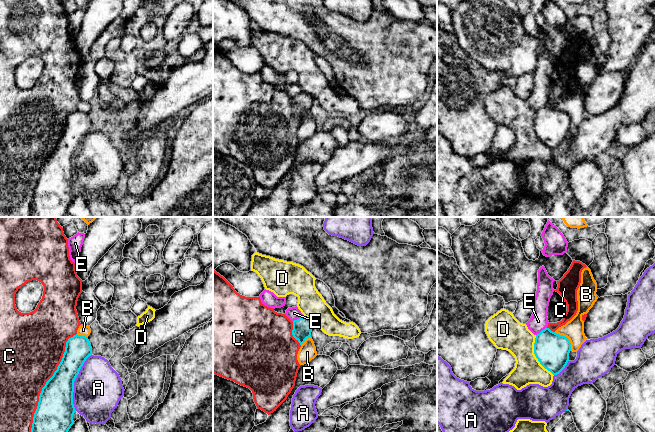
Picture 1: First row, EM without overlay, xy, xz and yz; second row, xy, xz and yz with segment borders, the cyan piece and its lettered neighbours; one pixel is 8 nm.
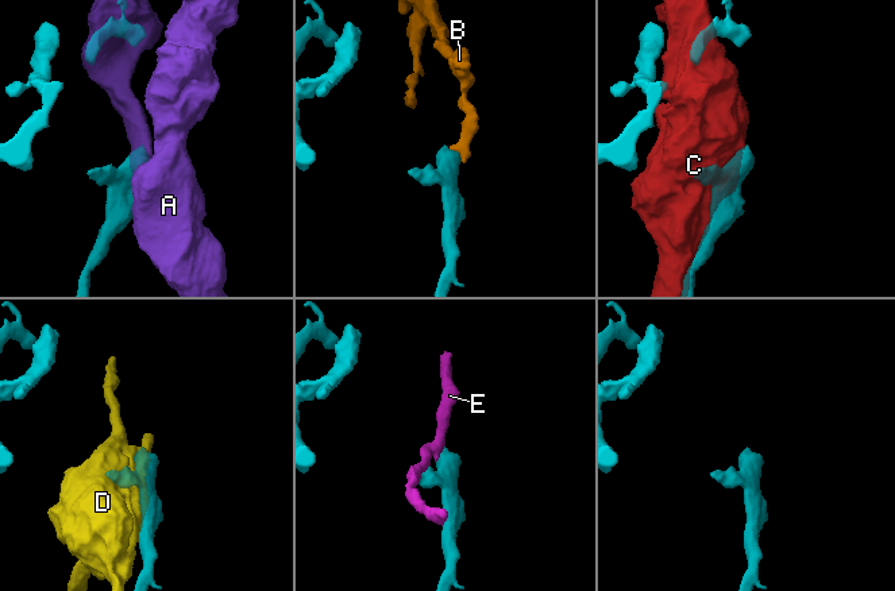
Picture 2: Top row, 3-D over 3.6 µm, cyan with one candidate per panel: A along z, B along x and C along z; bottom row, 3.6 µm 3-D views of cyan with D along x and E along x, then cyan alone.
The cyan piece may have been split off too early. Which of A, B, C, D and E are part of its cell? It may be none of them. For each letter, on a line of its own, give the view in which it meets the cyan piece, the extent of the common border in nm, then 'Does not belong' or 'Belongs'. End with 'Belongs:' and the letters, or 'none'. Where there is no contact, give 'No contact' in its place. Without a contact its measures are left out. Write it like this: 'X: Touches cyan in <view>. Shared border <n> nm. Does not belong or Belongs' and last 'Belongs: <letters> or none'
A: Touches cyan in xy. Shared border 480 nm. Does not belong
B: Touches cyan in yz. Shared border 200 nm. Does not belong
C: Touches cyan in xy. Shared border 850 nm. Does not belong
D: Touches cyan in yz. Shared border 360 nm. Does not belong
E: Touches cyan in yz. Shared border 110 nm. Does not belong
Belongs: none

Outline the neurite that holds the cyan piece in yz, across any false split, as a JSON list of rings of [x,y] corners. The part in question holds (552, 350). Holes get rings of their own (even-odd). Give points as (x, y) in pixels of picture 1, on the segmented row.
[[[545,328],[536,335],[534,354],[540,364],[553,375],[559,374],[569,361],[571,343],[563,335]]]

